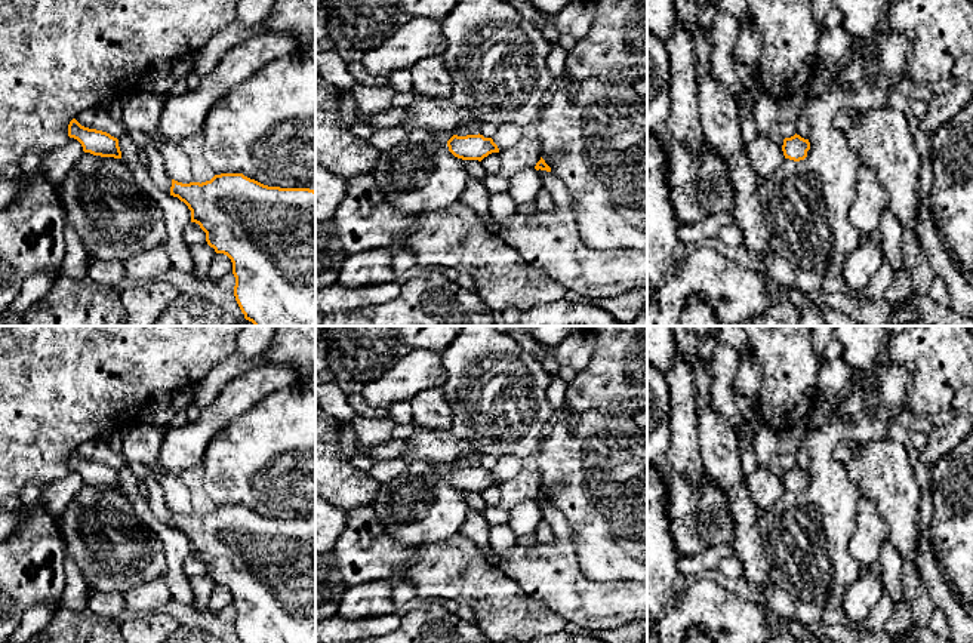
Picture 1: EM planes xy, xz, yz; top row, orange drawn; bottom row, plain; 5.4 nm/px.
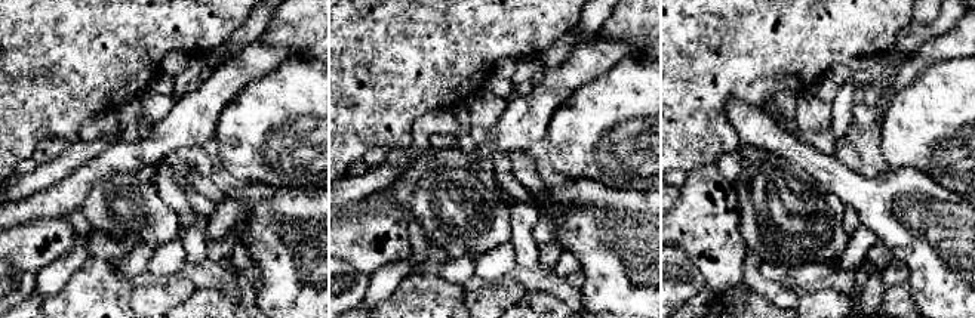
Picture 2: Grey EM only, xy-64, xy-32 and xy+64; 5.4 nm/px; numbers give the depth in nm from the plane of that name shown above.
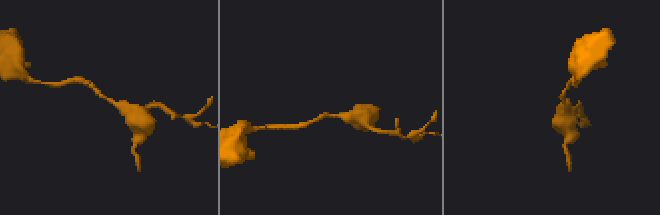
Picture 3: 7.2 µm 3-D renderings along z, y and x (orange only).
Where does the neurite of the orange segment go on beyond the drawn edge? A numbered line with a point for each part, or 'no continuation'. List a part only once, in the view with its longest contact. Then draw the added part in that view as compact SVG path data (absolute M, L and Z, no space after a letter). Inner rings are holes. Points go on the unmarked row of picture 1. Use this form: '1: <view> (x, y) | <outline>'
no continuation

